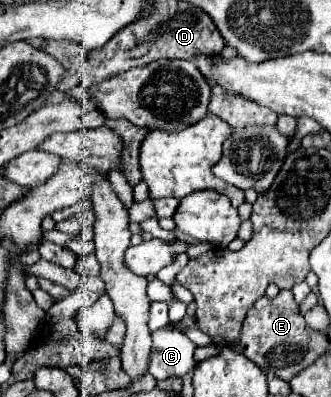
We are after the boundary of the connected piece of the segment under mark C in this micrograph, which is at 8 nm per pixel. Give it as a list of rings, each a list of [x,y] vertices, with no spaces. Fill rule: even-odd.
[[[165,325],[153,333],[153,345],[149,355],[149,373],[163,381],[167,377],[183,377],[189,369],[195,367],[193,351],[195,343],[191,343],[181,329],[173,325]]]

